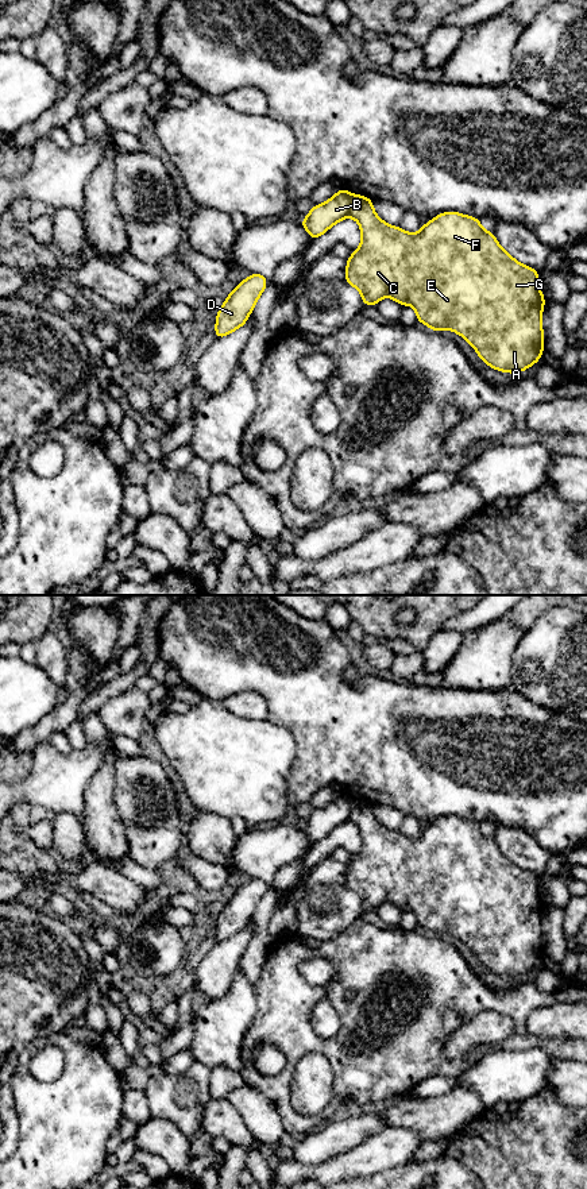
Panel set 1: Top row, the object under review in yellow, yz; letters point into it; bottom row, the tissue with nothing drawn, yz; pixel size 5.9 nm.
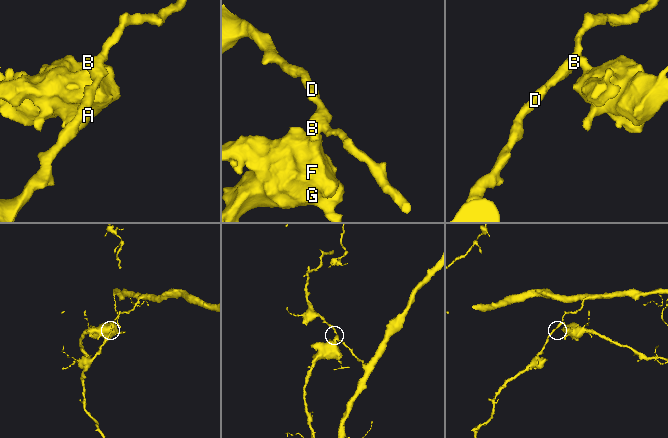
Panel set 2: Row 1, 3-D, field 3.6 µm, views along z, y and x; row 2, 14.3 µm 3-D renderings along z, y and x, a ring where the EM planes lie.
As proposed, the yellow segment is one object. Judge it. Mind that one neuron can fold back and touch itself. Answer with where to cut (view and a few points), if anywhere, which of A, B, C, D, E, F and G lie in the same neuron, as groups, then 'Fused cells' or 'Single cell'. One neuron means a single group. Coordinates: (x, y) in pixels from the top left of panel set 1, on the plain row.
Split along yz (351, 799), (351, 815), (348, 819). Groups: A C E F G / B D. Fused cells

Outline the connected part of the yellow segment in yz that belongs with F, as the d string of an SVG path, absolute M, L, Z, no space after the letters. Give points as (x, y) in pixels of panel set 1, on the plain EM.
M351 799L350 822L359 827L362 848L345 865L345 887L360 896L363 910L376 911L383 902L395 904L401 911L412 910L417 926L437 937L456 937L487 970L498 976L518 978L540 965L544 957L541 920L545 903L538 892L538 876L509 860L476 822L445 817L424 829L418 838L409 838L381 825L372 807L364 800Z

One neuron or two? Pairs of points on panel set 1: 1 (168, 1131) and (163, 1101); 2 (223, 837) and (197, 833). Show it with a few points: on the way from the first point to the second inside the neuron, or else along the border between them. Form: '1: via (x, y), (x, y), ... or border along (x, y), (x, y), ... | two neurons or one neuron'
1: border along (150, 1116), (169, 1119), (189, 1142) | two neurons
2: via (216, 837), (204, 833) | one neuron

